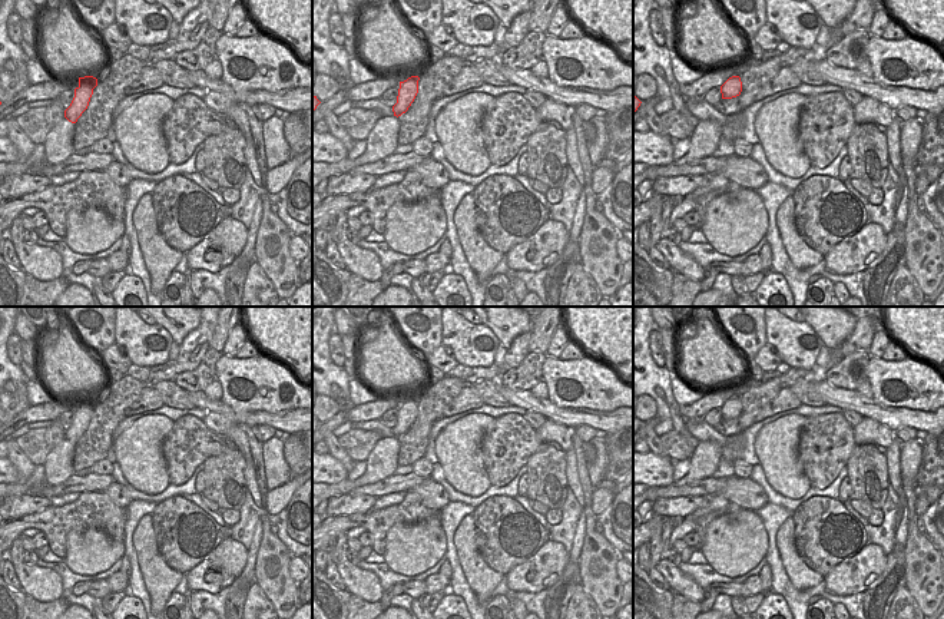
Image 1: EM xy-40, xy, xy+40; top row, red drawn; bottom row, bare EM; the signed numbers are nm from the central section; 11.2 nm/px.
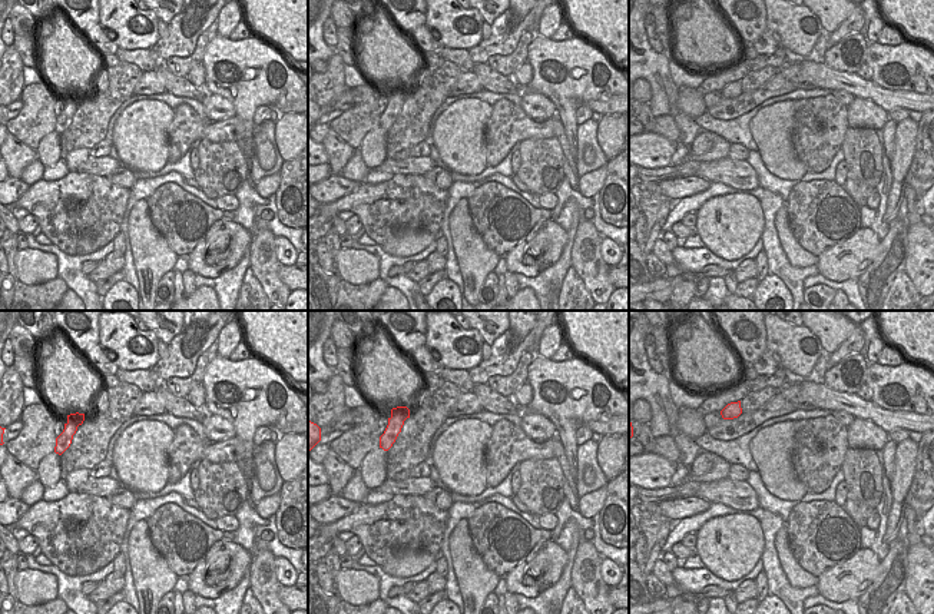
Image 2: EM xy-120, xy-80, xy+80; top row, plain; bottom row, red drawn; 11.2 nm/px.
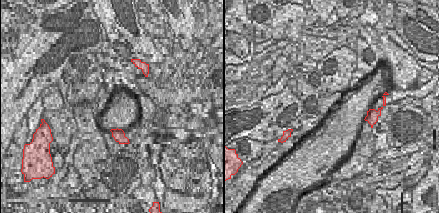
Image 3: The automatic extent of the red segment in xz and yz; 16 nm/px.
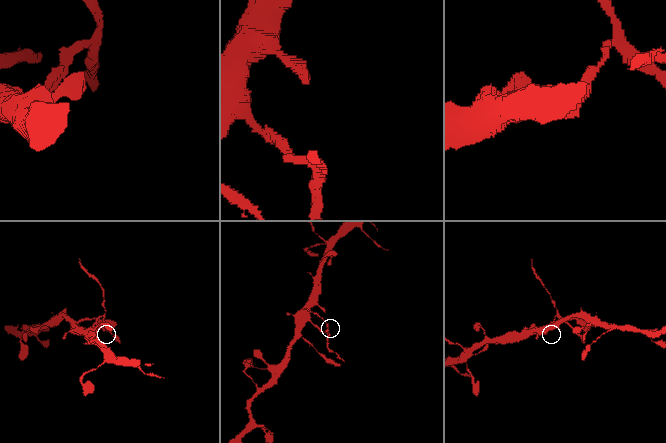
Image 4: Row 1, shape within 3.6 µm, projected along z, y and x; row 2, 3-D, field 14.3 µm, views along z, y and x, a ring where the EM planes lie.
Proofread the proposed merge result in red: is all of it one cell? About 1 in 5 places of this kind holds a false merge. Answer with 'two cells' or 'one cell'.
two cells

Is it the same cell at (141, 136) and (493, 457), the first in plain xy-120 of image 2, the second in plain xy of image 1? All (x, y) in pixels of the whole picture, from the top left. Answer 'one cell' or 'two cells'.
two cells

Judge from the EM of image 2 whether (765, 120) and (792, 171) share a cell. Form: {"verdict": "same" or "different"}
{"verdict": "same"}

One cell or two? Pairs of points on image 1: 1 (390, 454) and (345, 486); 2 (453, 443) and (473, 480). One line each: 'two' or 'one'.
1: one
2: one

